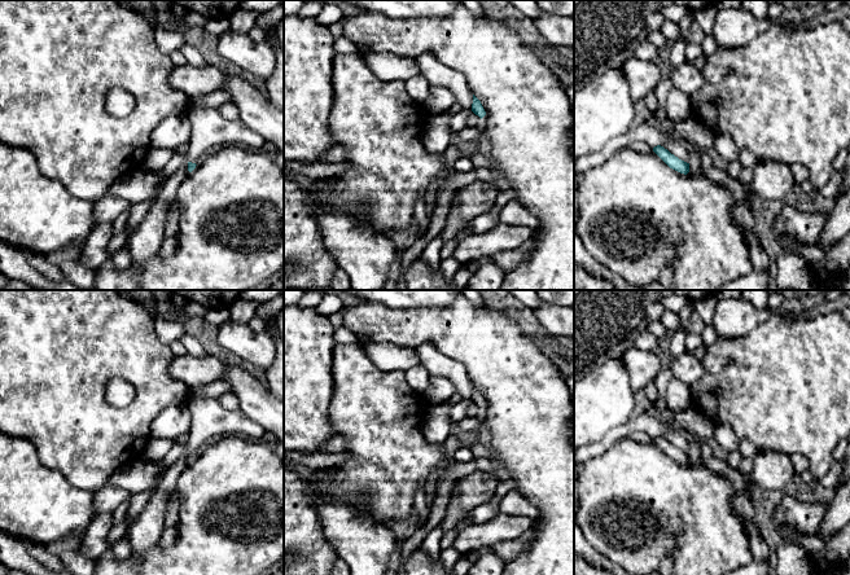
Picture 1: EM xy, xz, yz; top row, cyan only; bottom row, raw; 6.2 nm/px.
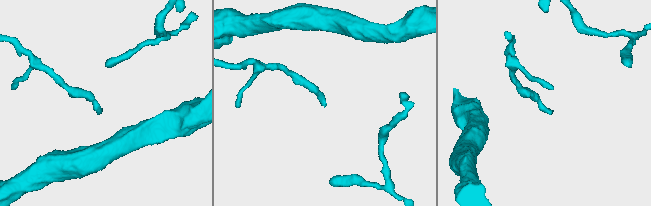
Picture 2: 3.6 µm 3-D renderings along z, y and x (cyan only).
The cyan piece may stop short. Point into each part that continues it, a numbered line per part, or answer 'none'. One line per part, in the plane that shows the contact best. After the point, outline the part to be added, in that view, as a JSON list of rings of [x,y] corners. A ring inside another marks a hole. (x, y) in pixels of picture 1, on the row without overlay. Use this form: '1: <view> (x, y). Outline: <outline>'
none

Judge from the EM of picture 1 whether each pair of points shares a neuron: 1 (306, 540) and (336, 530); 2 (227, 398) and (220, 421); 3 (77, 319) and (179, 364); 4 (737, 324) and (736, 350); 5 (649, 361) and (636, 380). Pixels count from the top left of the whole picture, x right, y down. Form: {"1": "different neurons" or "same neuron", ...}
{"1": "different neurons", "2": "different neurons", "3": "different neurons", "4": "different neurons", "5": "same neuron"}

